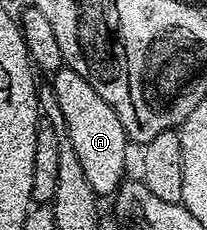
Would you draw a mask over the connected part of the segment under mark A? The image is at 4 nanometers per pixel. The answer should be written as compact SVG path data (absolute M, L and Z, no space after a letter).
M62 66L57 72L52 73L51 83L59 98L59 110L63 110L64 131L69 133L71 146L79 158L79 163L83 165L83 175L87 177L87 182L91 182L91 190L95 190L101 198L105 198L108 192L116 193L126 179L125 151L131 148L130 141L123 130L123 122L119 122L115 110L111 110L111 106L103 102L99 94L95 94L95 86L91 86L87 78L75 74L75 70Z

